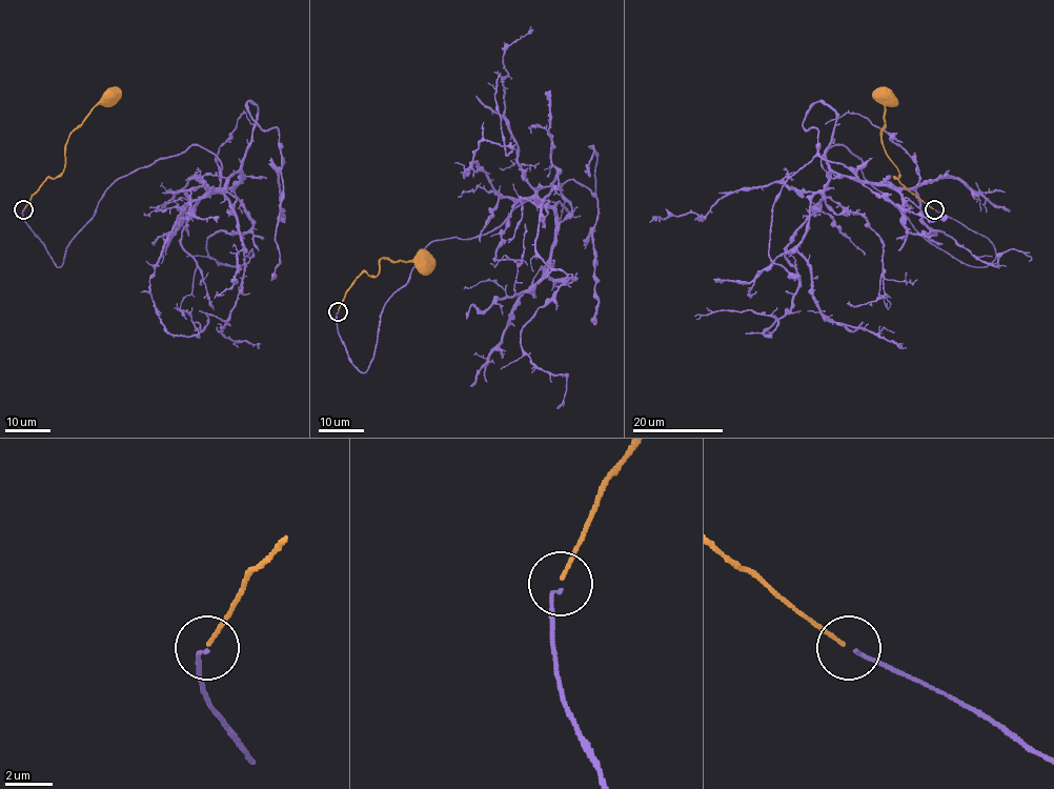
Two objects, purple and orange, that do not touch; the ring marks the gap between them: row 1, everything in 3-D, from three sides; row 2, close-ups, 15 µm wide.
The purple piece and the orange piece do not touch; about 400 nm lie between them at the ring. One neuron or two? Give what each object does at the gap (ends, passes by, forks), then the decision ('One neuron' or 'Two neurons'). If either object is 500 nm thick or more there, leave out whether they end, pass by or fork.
At the ring purple ends. At the ring orange ends. Two neurons

